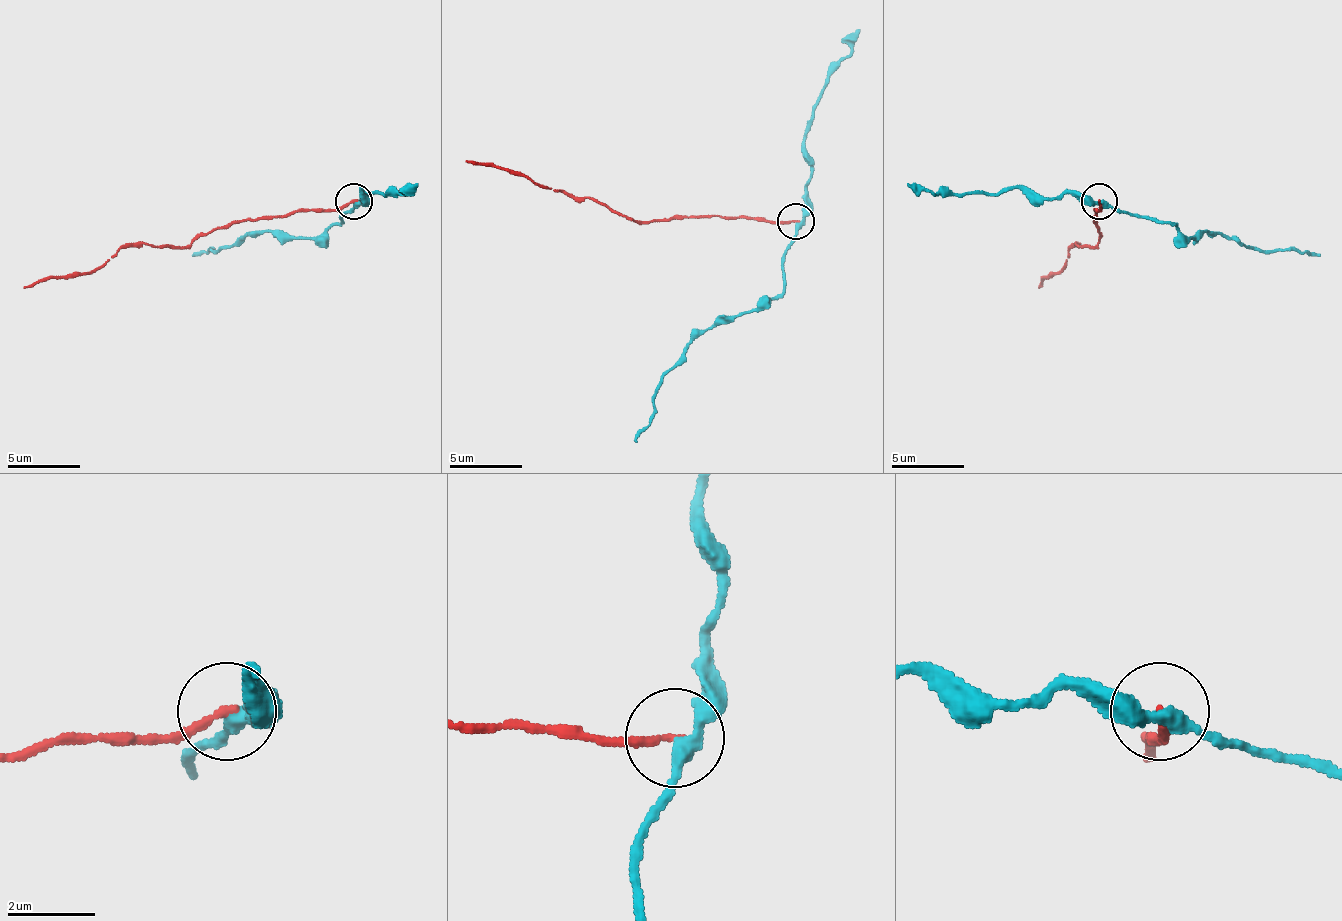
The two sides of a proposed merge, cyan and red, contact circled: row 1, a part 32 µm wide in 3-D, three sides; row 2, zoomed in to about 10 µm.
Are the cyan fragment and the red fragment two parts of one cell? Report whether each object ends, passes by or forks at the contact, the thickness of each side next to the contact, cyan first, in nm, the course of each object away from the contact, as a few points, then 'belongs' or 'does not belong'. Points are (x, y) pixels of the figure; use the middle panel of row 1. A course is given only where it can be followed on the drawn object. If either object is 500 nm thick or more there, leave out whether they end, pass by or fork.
cyan passes by | red ends | 320/180 nm | cyan via (797, 222), (786, 251), (782, 291), (756, 309), (720, 317), (691, 342), (662, 379), (654, 419), (632, 441) | red via (797, 222), (673, 215), (632, 222), (603, 204), (567, 196), (523, 174), (465, 160) | does not belong

